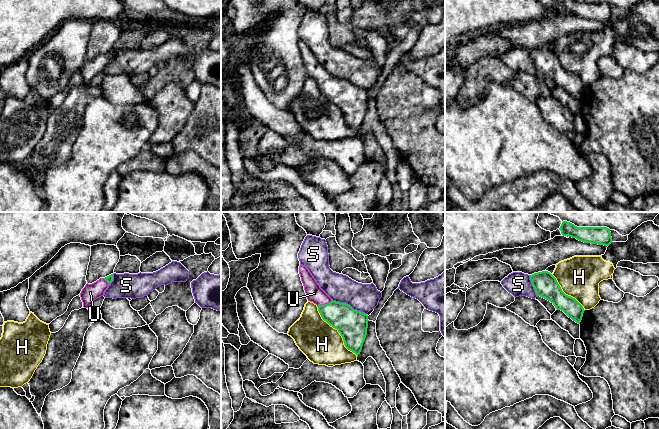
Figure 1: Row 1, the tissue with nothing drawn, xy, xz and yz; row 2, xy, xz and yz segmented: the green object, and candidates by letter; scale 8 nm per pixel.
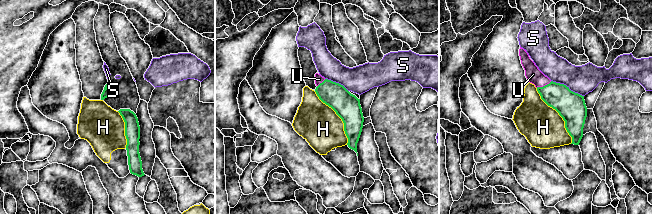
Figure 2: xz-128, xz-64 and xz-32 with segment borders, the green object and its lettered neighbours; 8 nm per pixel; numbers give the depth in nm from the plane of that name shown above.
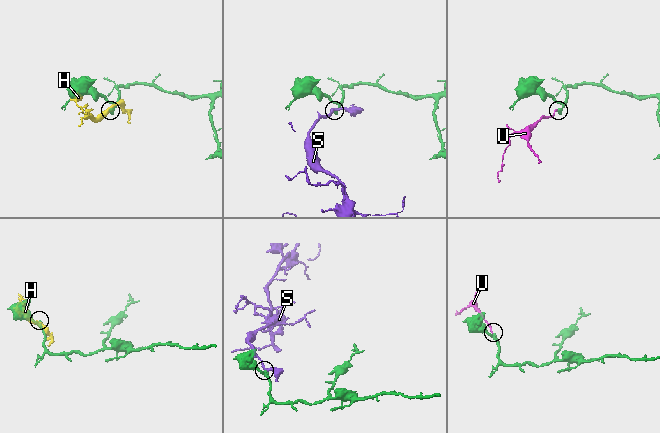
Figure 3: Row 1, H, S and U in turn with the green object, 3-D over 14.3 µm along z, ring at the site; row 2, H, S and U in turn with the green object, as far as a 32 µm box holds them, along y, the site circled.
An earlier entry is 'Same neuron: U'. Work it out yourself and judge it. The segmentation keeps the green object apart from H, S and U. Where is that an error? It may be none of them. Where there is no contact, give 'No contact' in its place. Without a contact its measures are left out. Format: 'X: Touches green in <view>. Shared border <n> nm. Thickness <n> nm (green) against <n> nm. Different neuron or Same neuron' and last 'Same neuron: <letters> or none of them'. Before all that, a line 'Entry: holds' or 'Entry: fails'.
Entry: holds
H: Touches green in xz. Shared border 550 nm. Thickness 240 nm (green) against 320 nm. Different neuron
S: Touches green in xz. Shared border 300 nm. Thickness 240 nm (green) against 220 nm. Different neuron
U: Touches green in xz. Shared border 140 nm. Thickness 220 nm (green) against 140 nm. Same neuron
Same neuron: U

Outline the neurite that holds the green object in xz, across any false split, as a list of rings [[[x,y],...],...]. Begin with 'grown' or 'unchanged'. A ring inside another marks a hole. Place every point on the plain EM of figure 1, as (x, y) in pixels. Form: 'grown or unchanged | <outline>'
grown | [[[300,40],[299,50],[308,77],[317,81],[324,97],[337,105],[345,123],[358,133],[367,111],[368,91],[346,79],[333,77],[318,61],[309,46]]]

